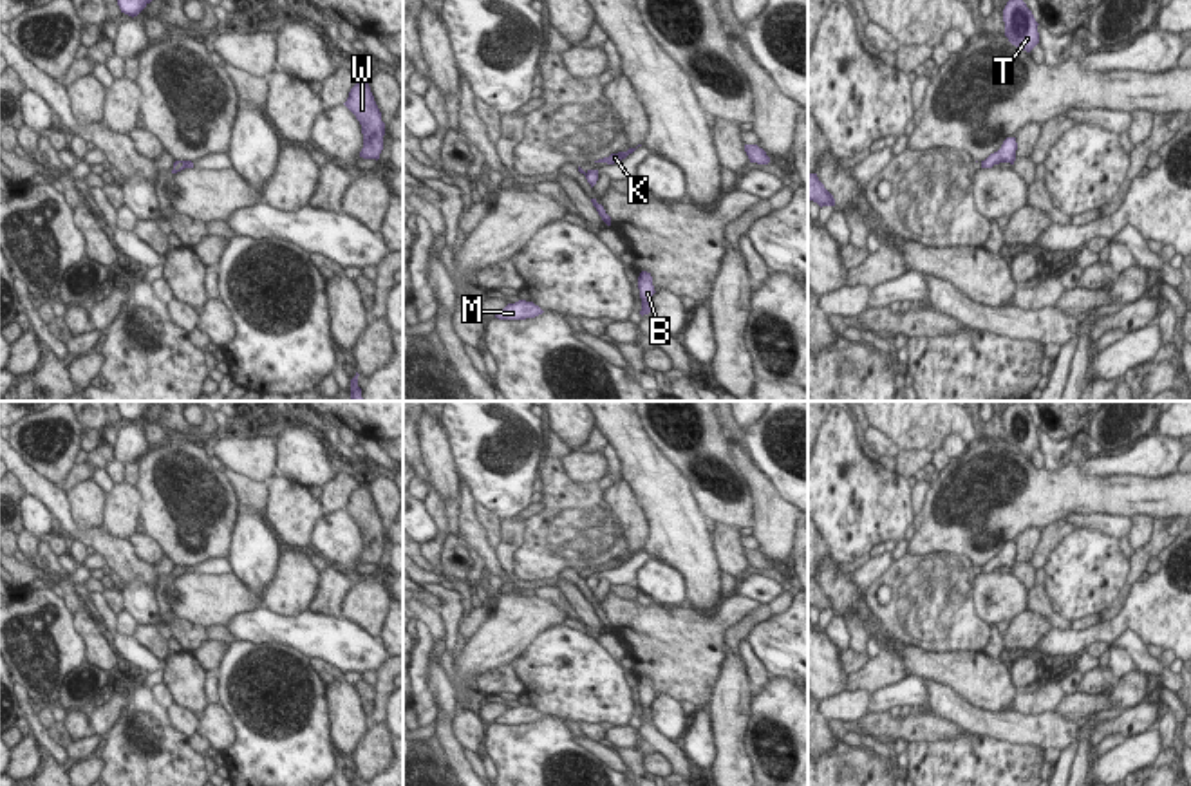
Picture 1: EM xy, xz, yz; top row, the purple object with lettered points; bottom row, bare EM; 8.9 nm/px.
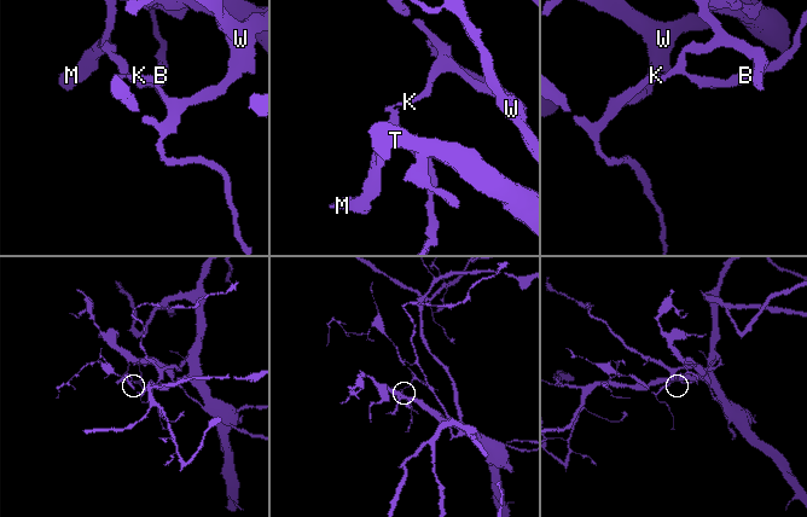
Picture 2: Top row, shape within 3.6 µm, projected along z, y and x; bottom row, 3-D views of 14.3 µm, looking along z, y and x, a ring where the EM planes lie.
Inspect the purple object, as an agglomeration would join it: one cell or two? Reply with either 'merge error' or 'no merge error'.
merge error

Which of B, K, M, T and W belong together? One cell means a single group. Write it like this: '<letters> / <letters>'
B M T / K W

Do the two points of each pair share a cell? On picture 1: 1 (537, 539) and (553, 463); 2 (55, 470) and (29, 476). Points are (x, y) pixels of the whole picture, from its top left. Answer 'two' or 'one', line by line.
1: one
2: two

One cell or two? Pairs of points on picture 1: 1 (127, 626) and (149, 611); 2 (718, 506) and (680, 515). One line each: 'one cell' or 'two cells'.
1: two cells
2: two cells

